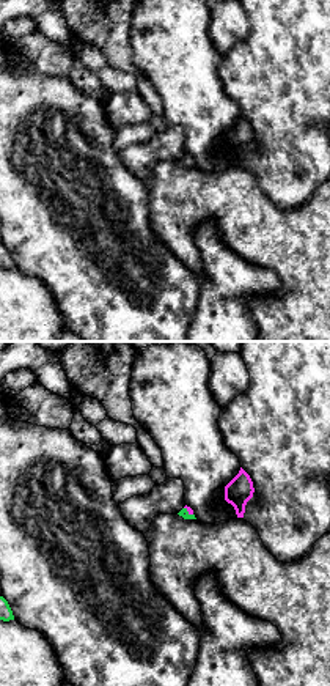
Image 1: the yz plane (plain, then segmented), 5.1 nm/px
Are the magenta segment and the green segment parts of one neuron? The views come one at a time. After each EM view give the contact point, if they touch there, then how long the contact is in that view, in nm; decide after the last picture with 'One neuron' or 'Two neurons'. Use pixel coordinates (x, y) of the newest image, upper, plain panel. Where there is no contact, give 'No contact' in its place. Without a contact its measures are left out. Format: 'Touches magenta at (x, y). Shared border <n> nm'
Touches magenta at (189, 159). Shared border 60 nm

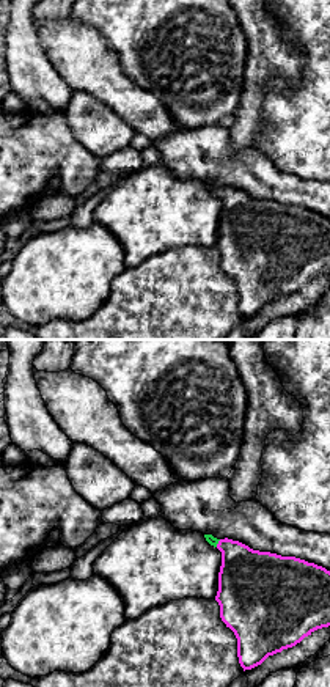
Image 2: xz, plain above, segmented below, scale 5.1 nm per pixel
Touches magenta at (219, 191). Shared border 50 nm

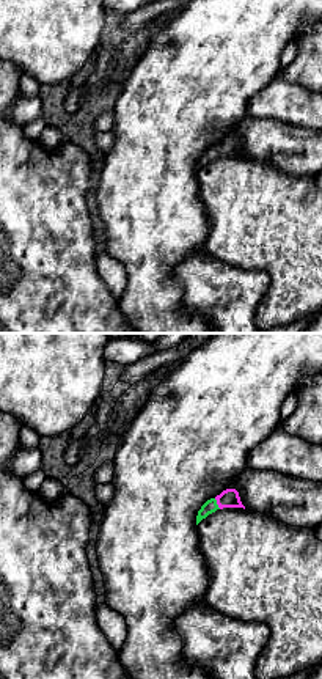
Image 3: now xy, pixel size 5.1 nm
Touches magenta at (217, 151). Shared border 70 nm

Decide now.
One neuron

